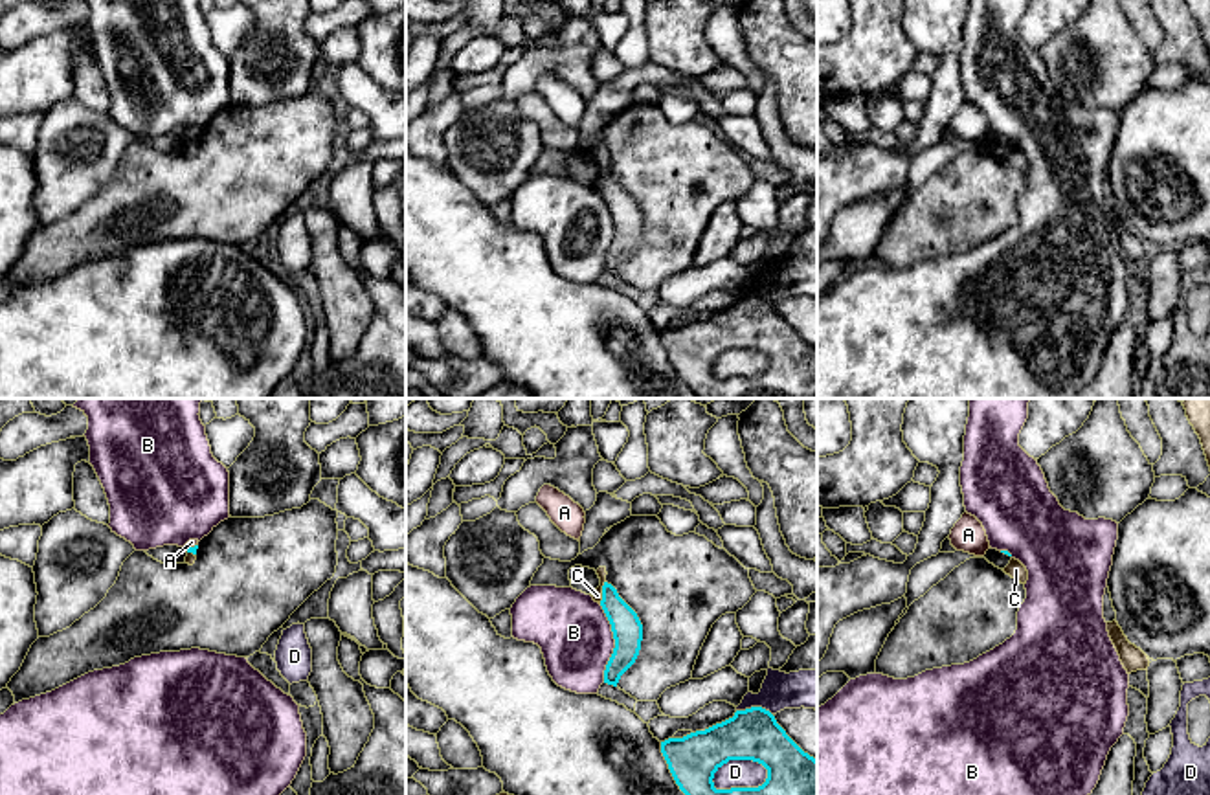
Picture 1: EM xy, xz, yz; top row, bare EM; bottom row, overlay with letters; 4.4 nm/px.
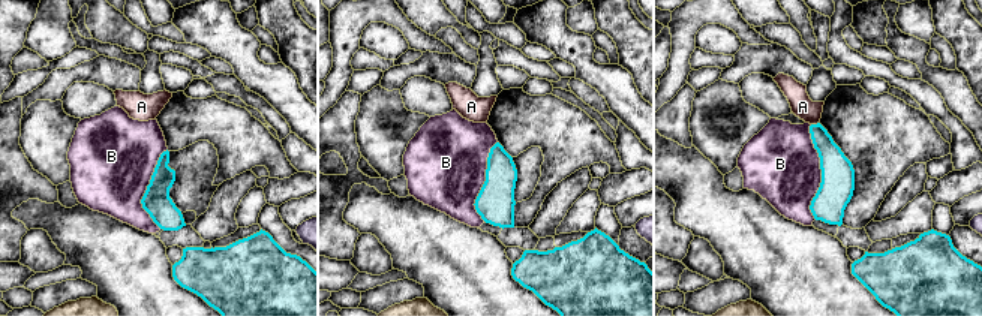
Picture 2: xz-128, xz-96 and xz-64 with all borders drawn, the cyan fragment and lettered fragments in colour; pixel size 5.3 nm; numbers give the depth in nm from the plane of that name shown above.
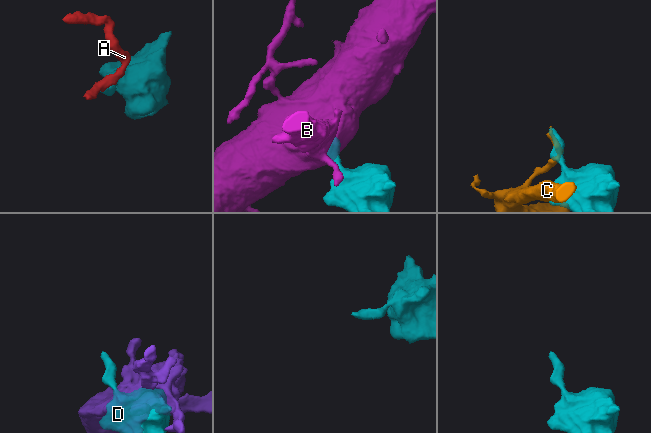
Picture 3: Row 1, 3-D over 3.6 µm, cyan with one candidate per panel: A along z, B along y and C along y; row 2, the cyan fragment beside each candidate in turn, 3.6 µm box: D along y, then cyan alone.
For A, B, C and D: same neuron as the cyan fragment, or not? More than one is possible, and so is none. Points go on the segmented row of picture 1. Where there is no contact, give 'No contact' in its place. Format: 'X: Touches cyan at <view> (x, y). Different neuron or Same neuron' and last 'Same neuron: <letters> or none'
A: Touches cyan at xy (191, 548). Different neuron
B: Touches cyan at xz (616, 643). Different neuron
C: Touches cyan at xz (603, 592). Different neuron
D: Touches cyan at xz (737, 759). Different neuron
Same neuron: none

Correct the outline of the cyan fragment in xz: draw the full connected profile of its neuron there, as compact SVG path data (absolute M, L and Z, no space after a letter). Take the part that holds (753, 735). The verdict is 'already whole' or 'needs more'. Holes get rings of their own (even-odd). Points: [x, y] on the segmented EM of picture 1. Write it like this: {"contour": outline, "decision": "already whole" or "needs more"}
{"contour": "M751 707L683 738L661 742L668 769L685 795L817 795L817 760L804 753L775 716ZM729 760L753 760L767 769L758 788L716 789L714 773Z", "decision": "already whole"}

